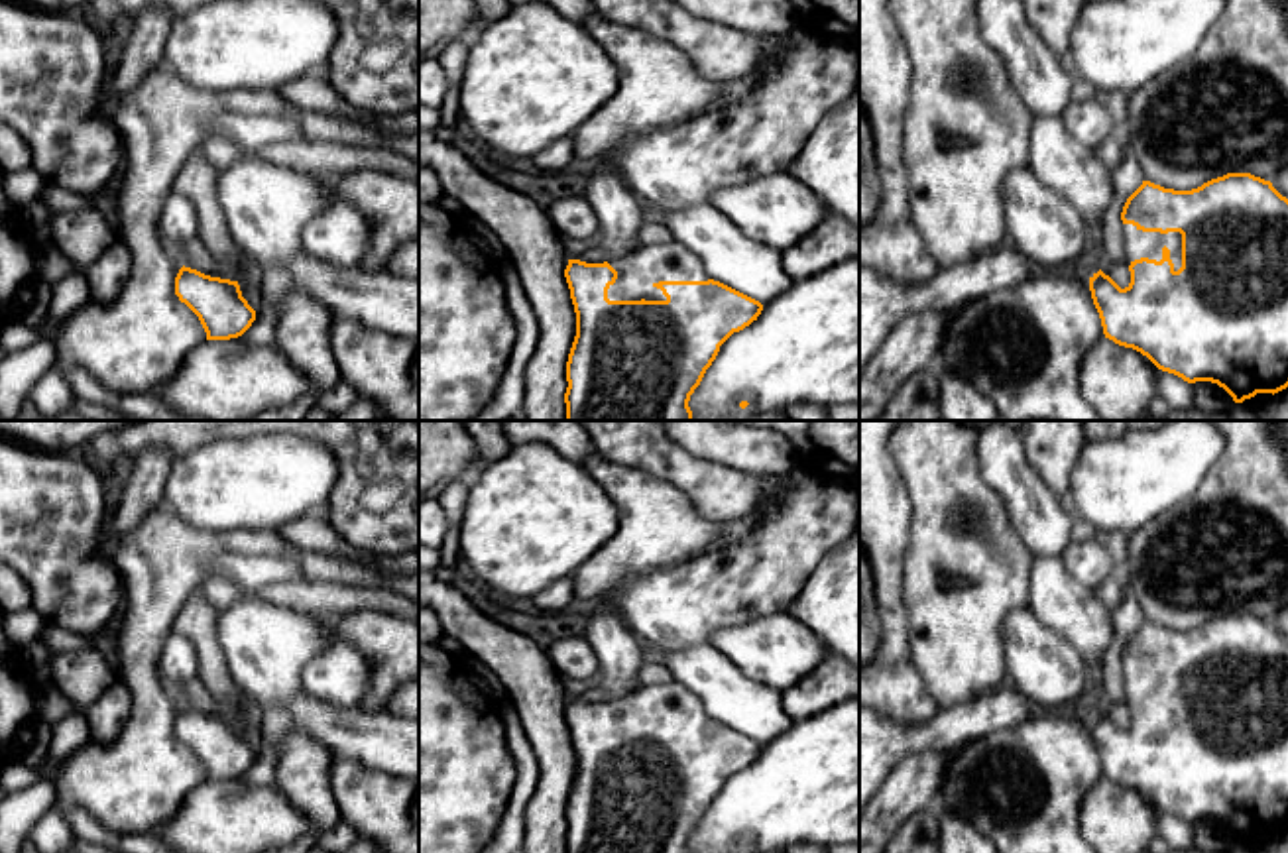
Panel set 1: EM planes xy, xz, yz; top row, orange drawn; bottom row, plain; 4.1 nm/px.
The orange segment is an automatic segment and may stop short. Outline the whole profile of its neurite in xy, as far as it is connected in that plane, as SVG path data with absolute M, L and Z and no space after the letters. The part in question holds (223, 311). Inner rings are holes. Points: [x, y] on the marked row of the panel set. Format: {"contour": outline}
{"contour": "M183 265L175 277L175 295L199 316L206 340L238 338L256 320L256 311L242 297L238 281Z"}

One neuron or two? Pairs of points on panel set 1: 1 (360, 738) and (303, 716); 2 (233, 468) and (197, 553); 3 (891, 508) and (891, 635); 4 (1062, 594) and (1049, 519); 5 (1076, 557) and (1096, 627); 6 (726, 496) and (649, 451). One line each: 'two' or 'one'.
1: one
2: two
3: one
4: two
5: two
6: one

